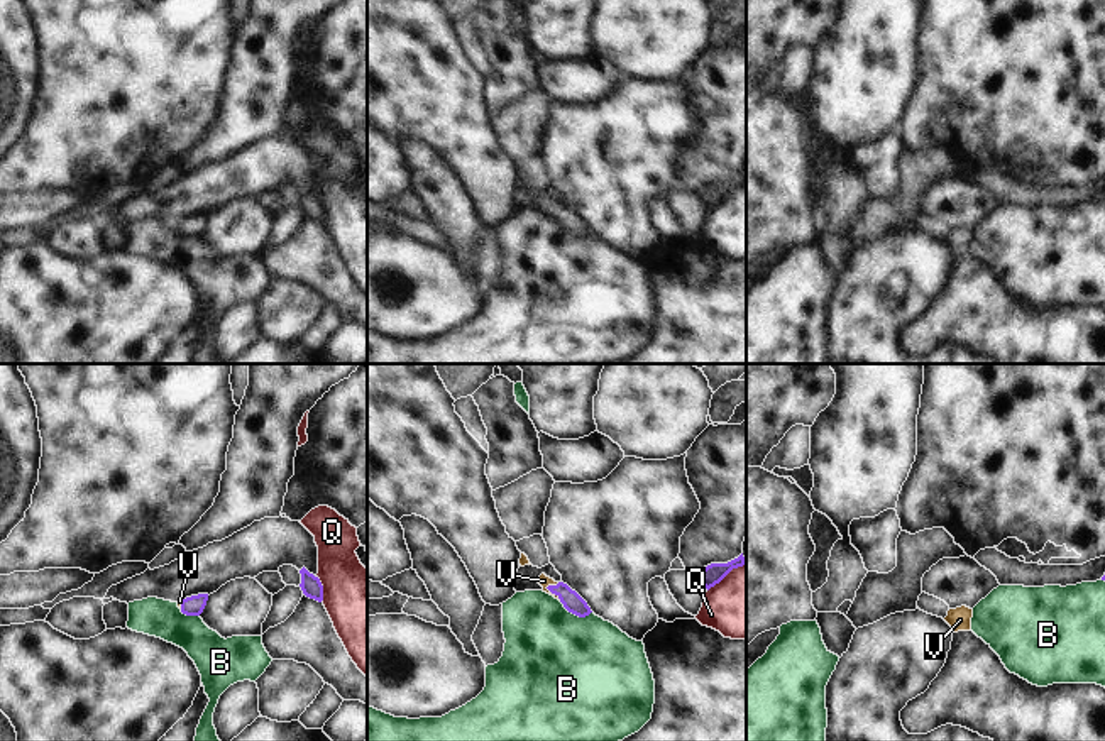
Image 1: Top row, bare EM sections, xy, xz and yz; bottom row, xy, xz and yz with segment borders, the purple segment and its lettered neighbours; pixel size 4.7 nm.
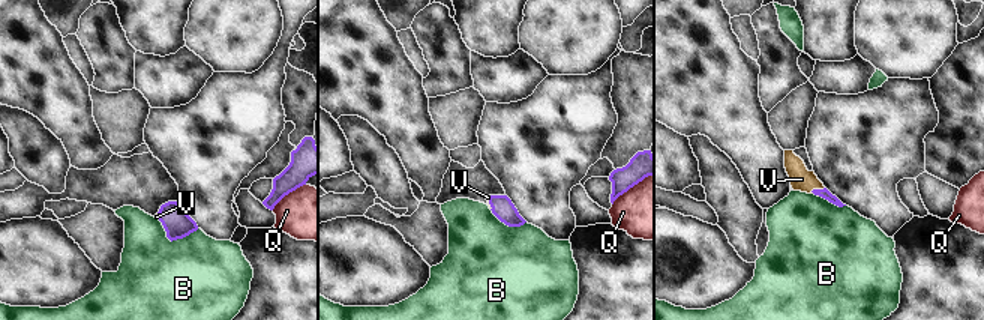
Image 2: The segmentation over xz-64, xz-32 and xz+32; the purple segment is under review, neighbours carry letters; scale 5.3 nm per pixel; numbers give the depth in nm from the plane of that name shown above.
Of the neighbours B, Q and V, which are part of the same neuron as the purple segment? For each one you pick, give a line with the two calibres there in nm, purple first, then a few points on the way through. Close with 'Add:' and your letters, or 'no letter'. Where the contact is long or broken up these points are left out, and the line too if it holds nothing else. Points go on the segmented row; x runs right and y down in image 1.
V: 90/60 nm | across xz (571, 599), (562, 592), (552, 592), (544, 581)
Add: V

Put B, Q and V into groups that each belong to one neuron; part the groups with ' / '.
B / Q / V

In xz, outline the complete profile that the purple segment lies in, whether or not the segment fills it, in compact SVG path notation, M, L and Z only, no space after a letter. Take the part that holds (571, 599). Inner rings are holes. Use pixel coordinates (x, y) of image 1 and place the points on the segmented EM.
M545 574L538 577L538 584L543 587L543 592L558 599L569 612L579 618L585 618L592 612L587 602L575 590L572 590L567 584L555 582Z

